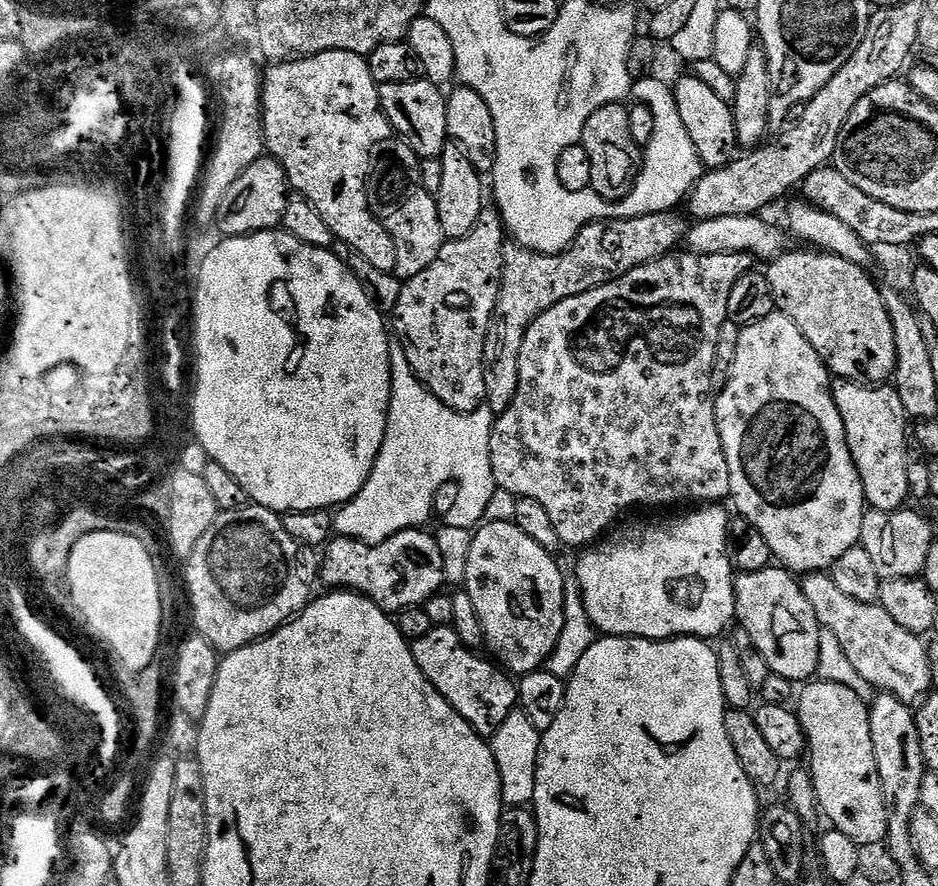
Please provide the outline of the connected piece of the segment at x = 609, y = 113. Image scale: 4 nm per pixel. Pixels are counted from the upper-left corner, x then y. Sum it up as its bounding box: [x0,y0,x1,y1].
[582,103,642,202]

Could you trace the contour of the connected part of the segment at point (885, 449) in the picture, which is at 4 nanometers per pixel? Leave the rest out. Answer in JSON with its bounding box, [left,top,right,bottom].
[832,382,910,513]

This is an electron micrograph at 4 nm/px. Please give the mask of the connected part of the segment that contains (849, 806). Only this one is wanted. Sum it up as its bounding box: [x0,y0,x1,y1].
[798,682,890,845]

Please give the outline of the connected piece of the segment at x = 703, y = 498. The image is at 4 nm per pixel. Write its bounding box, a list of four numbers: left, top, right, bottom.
[490,254,745,549]

